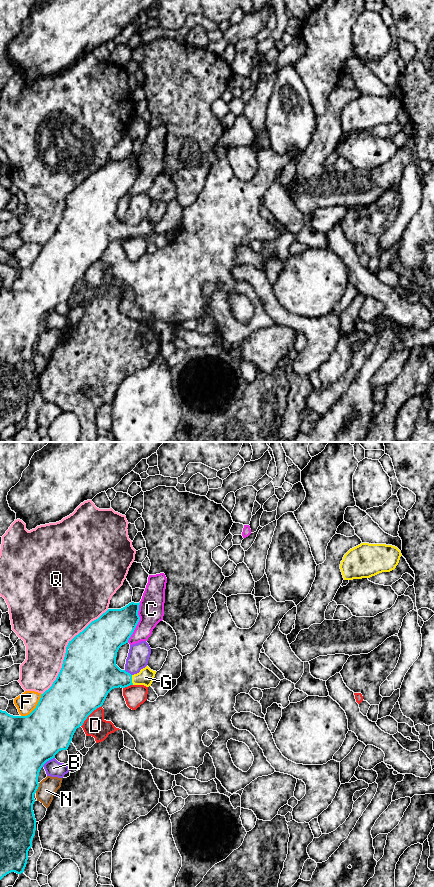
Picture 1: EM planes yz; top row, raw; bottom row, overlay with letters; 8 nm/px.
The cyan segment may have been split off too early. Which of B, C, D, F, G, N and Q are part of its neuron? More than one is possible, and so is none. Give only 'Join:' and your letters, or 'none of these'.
Join: G

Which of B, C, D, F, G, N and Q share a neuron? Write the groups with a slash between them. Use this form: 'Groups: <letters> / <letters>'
Groups: B / C / D F / G / N / Q

